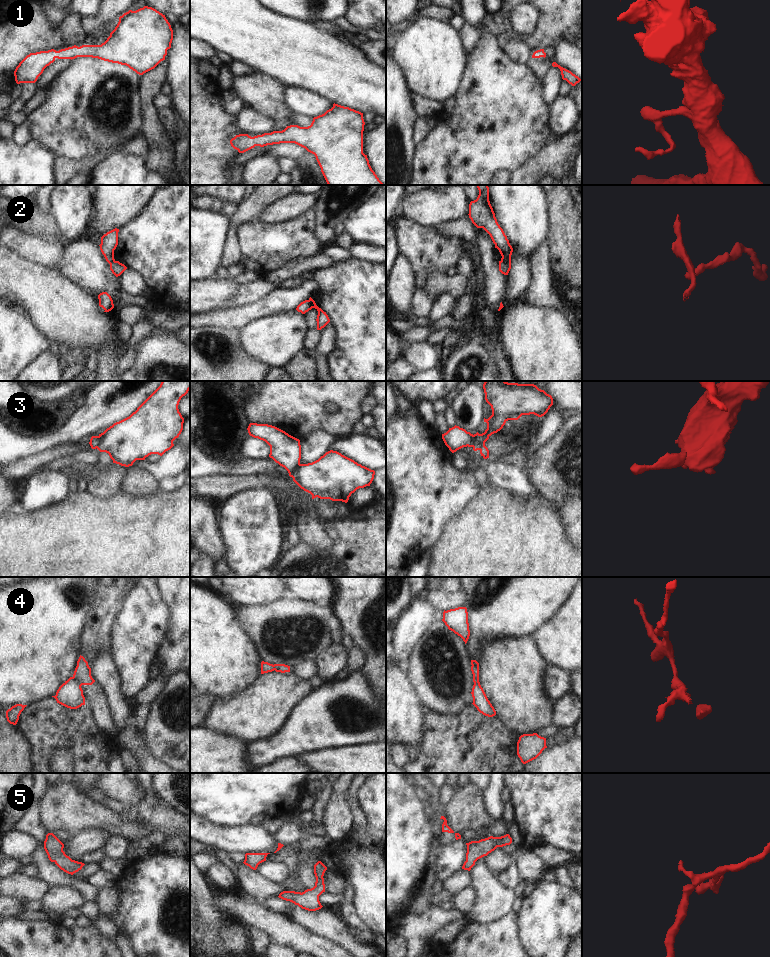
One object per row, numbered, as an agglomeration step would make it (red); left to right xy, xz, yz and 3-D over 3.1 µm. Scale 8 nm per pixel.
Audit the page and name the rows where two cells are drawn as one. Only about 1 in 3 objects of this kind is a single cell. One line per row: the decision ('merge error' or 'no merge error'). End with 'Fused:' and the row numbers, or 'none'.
1: no merge error
2: merge error
3: merge error
4: merge error
5: no merge error
Fused: 2, 3, 4

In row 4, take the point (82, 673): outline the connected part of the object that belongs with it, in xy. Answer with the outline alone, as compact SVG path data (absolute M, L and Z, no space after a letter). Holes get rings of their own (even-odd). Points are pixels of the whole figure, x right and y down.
M81 655L77 661L73 677L77 680L80 686L92 685L95 682L91 676L91 668L89 667L88 662Z

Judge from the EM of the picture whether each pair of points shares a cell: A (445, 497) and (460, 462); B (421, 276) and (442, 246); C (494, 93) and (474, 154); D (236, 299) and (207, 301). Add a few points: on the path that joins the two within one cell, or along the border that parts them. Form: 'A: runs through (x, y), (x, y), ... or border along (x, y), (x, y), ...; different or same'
A: border along (452, 453), (456, 467), (473, 465); different
B: runs through (423, 269), (424, 264), (435, 253); same
C: runs through (489, 108), (472, 125), (473, 139); same
D: border along (240, 284), (237, 291), (220, 307); different

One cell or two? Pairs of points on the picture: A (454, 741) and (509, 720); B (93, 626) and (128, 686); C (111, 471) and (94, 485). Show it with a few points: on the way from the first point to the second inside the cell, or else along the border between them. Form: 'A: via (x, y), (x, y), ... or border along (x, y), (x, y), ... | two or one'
A: via (468, 741), (488, 741), (495, 734) | one
B: border along (112, 626), (109, 649) | two
C: via (107, 475), (98, 484) | one

